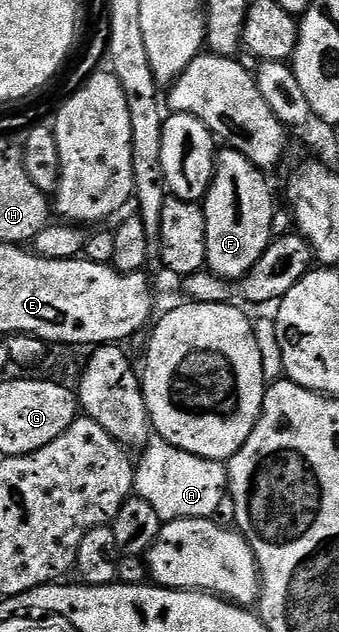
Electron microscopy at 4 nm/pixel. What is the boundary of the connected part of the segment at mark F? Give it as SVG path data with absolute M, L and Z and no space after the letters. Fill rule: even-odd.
M225 146L217 153L217 165L209 191L205 193L203 207L207 222L208 271L224 280L240 281L259 262L274 239L273 192L265 181L266 173L256 168L241 152Z

